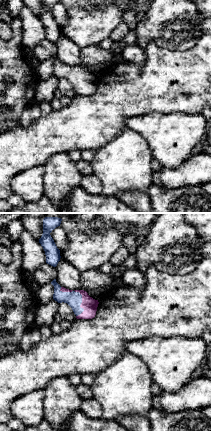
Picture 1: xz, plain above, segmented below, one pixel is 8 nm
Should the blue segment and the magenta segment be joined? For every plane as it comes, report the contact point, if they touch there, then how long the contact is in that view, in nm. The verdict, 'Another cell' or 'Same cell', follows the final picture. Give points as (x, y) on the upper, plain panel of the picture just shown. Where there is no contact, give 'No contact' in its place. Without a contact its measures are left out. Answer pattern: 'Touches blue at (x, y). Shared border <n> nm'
Touches blue at (81, 78). Shared border 220 nm

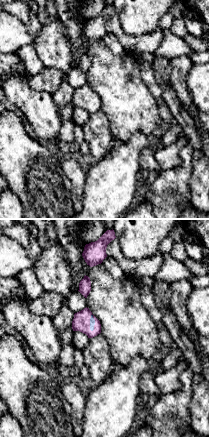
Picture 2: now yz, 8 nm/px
Touches blue at (90, 99). Shared border 140 nm

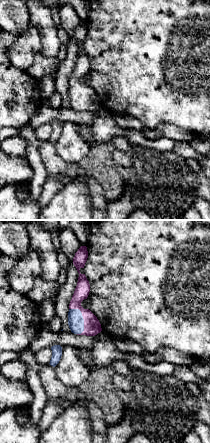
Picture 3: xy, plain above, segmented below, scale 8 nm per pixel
Touches blue at (82, 93). Shared border 240 nm

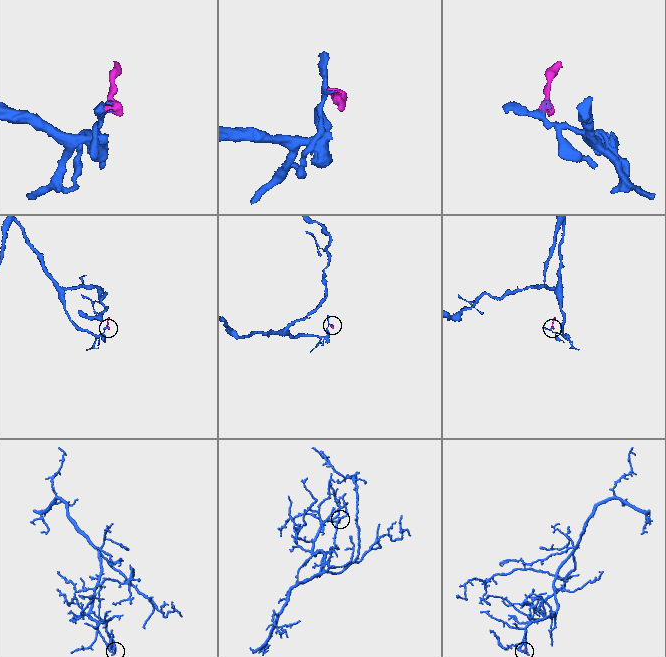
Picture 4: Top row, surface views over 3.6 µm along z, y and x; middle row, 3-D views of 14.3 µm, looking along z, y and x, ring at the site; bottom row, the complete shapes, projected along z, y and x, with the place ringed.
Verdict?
Same cell

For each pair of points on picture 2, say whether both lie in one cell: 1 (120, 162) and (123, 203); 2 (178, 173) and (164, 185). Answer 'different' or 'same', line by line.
1: same
2: same

